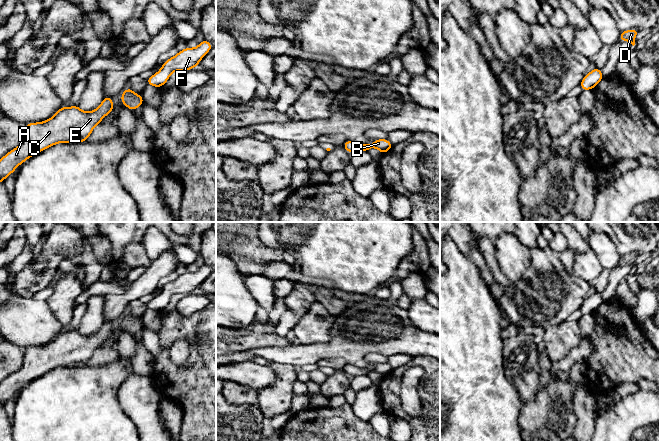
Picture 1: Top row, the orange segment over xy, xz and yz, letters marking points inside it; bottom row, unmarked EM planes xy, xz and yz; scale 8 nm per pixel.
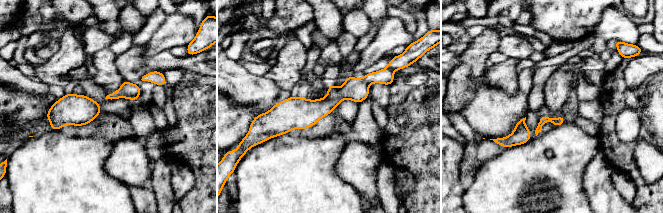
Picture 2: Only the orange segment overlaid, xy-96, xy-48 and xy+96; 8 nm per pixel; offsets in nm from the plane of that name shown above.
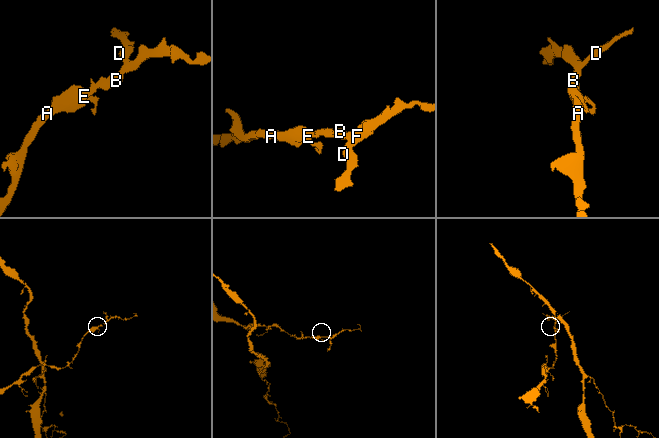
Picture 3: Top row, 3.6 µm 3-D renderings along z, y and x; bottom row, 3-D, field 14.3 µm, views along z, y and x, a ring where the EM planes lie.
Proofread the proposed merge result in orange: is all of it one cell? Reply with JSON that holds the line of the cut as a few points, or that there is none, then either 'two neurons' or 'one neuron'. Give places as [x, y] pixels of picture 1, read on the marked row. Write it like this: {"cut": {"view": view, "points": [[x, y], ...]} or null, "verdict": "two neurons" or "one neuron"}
{"cut": null, "verdict": "one neuron"}

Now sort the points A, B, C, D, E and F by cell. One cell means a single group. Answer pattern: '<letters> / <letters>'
A B C D E F

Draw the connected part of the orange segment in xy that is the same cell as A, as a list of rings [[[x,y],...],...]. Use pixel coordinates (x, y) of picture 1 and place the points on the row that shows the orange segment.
[[[104,96],[101,105],[93,111],[84,112],[78,105],[72,107],[63,106],[46,121],[27,123],[21,144],[0,159],[0,182],[12,174],[24,161],[55,144],[87,141],[94,127],[113,111],[113,98]]]

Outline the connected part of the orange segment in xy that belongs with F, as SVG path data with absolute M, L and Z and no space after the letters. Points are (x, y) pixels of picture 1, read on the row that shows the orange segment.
M204 39L197 47L181 50L172 58L167 59L161 69L146 80L147 85L162 87L175 71L187 71L198 66L202 58L212 49L213 45Z

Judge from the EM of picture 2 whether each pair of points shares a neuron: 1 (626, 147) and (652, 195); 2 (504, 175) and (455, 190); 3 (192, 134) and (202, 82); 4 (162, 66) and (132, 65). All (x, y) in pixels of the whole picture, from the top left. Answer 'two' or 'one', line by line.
1: one
2: two
3: one
4: one

